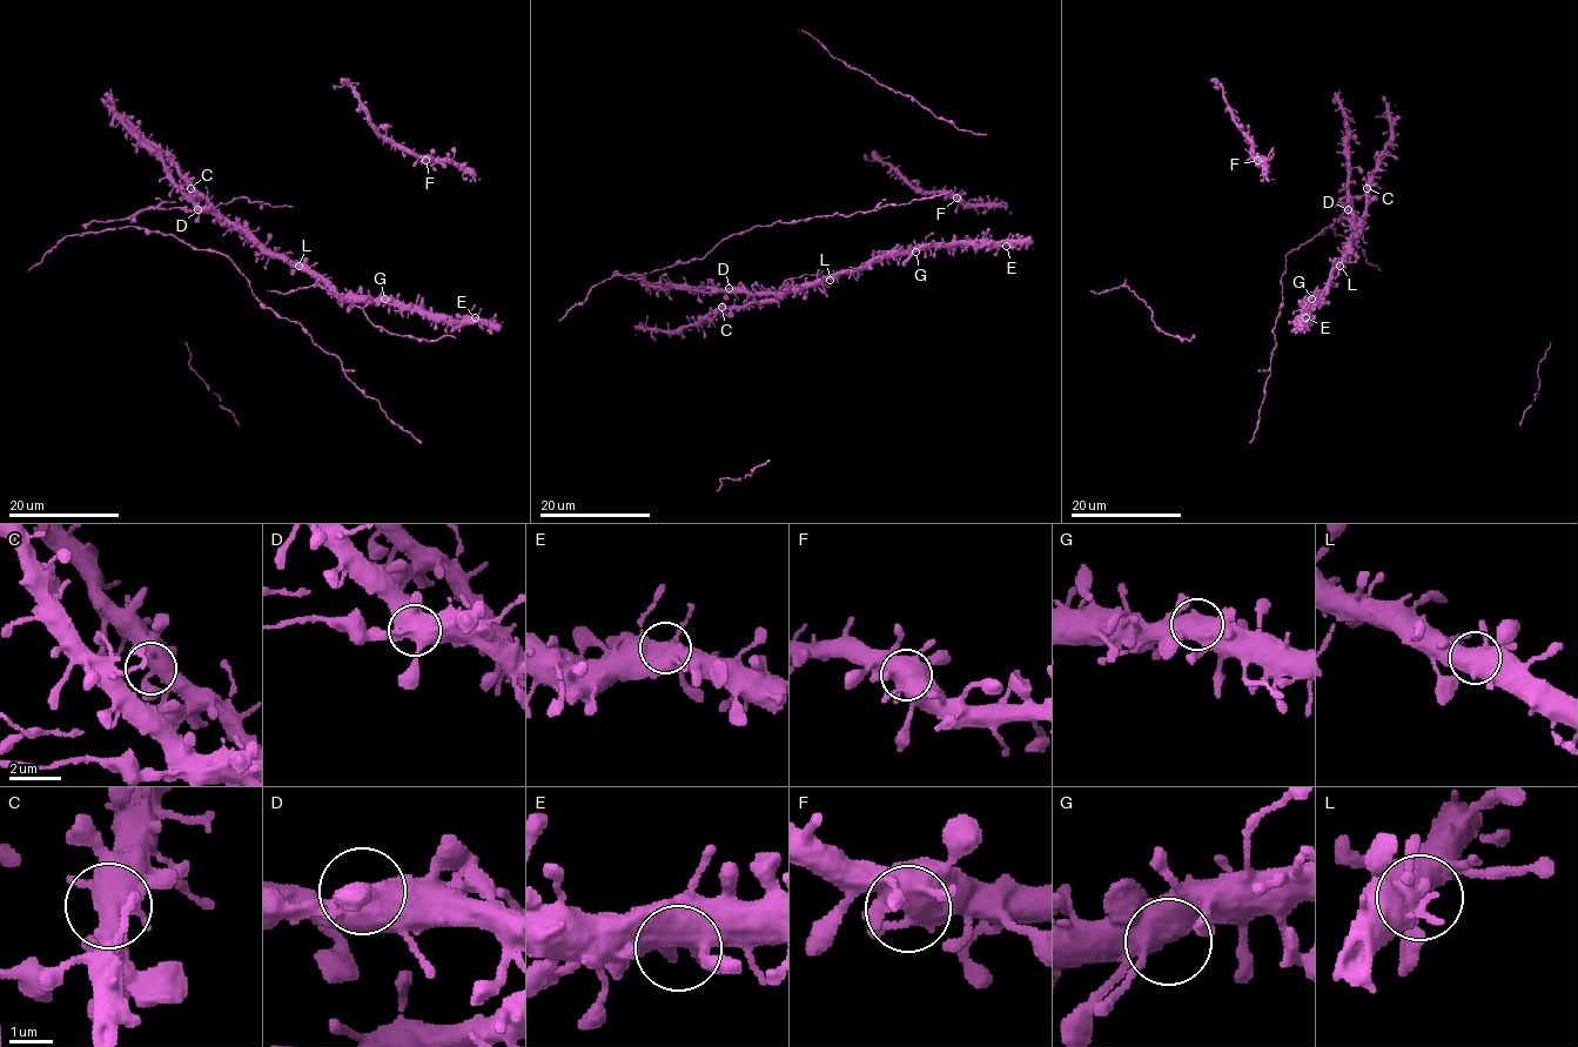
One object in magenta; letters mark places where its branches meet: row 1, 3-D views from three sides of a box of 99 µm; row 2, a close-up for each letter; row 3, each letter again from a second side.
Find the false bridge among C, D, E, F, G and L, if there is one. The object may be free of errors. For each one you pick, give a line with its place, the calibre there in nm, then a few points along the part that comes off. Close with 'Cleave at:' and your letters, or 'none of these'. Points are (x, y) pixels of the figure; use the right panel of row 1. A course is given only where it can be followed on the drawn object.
D: place (1348, 209); calibre 500 nm; course (1348, 210), (1333, 226)
Cleave at: D

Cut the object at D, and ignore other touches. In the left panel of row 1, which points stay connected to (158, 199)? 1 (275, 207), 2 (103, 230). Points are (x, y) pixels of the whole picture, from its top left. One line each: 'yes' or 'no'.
1: yes
2: no

